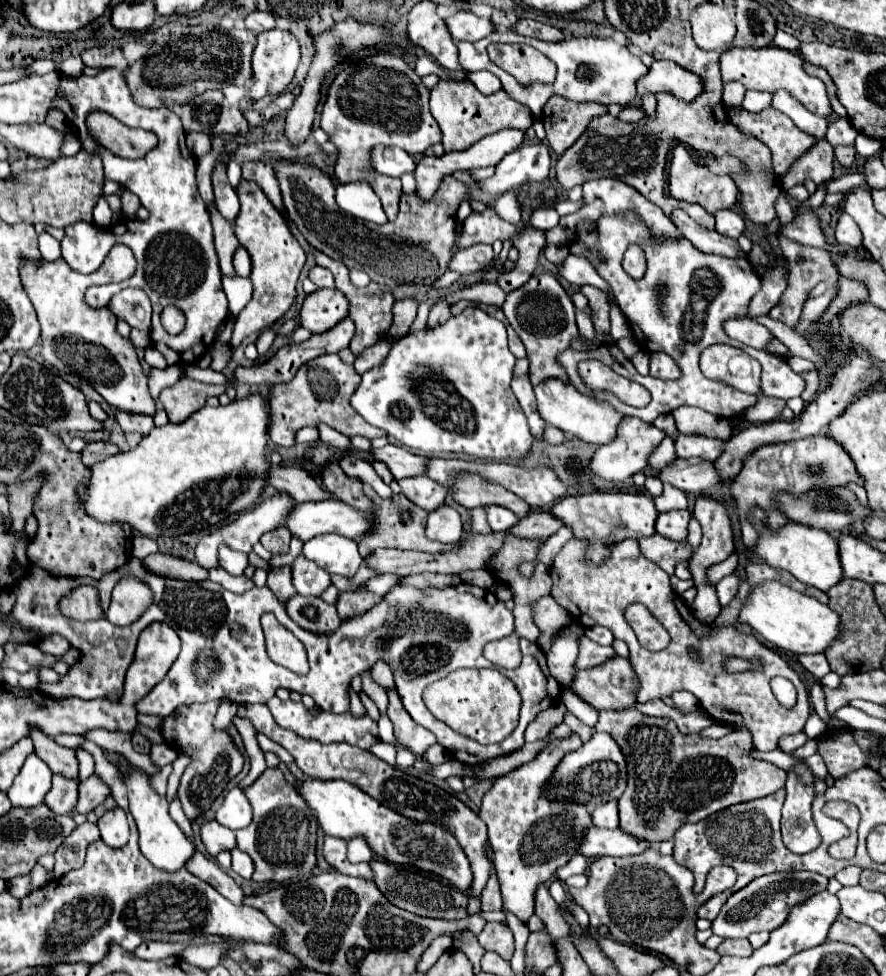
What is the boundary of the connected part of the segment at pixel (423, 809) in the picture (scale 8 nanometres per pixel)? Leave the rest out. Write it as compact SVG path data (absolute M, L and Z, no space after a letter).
M241 704L237 710L237 716L249 718L257 732L265 734L273 742L281 744L295 760L295 764L301 768L303 774L309 778L319 778L319 780L329 780L329 778L339 778L349 784L355 784L363 792L367 792L371 798L379 800L383 806L391 808L393 812L401 812L401 816L407 816L409 820L417 822L431 822L431 824L441 824L441 828L447 828L457 840L463 852L469 858L471 870L473 870L473 892L475 896L481 896L481 890L489 878L489 872L493 864L485 856L485 842L487 842L487 828L483 820L467 806L463 804L457 796L441 790L439 786L425 782L417 776L411 776L395 766L389 766L387 762L379 760L367 750L361 750L357 746L351 746L347 742L335 742L335 744L321 744L317 740L307 740L291 730L279 728L275 724L269 708L265 704Z

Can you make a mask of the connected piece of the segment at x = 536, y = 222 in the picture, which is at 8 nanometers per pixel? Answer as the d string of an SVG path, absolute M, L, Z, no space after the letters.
M541 206L533 212L531 220L529 220L529 226L535 228L535 230L551 230L553 226L559 224L559 214L551 208L551 206Z

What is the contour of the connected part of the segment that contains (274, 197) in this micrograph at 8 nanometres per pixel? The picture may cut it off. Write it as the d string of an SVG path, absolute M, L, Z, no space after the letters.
M245 162L241 168L243 168L243 176L247 180L257 182L263 188L263 192L267 194L267 198L275 204L275 208L281 214L285 214L285 210L281 206L283 202L281 202L279 182L277 182L277 176L275 176L275 170L271 168L271 164L269 162Z

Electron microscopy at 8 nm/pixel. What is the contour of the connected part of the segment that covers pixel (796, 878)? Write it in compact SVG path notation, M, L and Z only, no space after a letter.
M801 870L759 876L725 902L725 906L721 908L719 916L713 922L713 934L735 940L735 938L749 938L749 934L759 930L773 932L775 928L779 928L779 924L783 924L783 920L787 920L791 904L801 904L803 900L807 900L807 896L827 890L827 882L829 880L817 872L801 872Z

